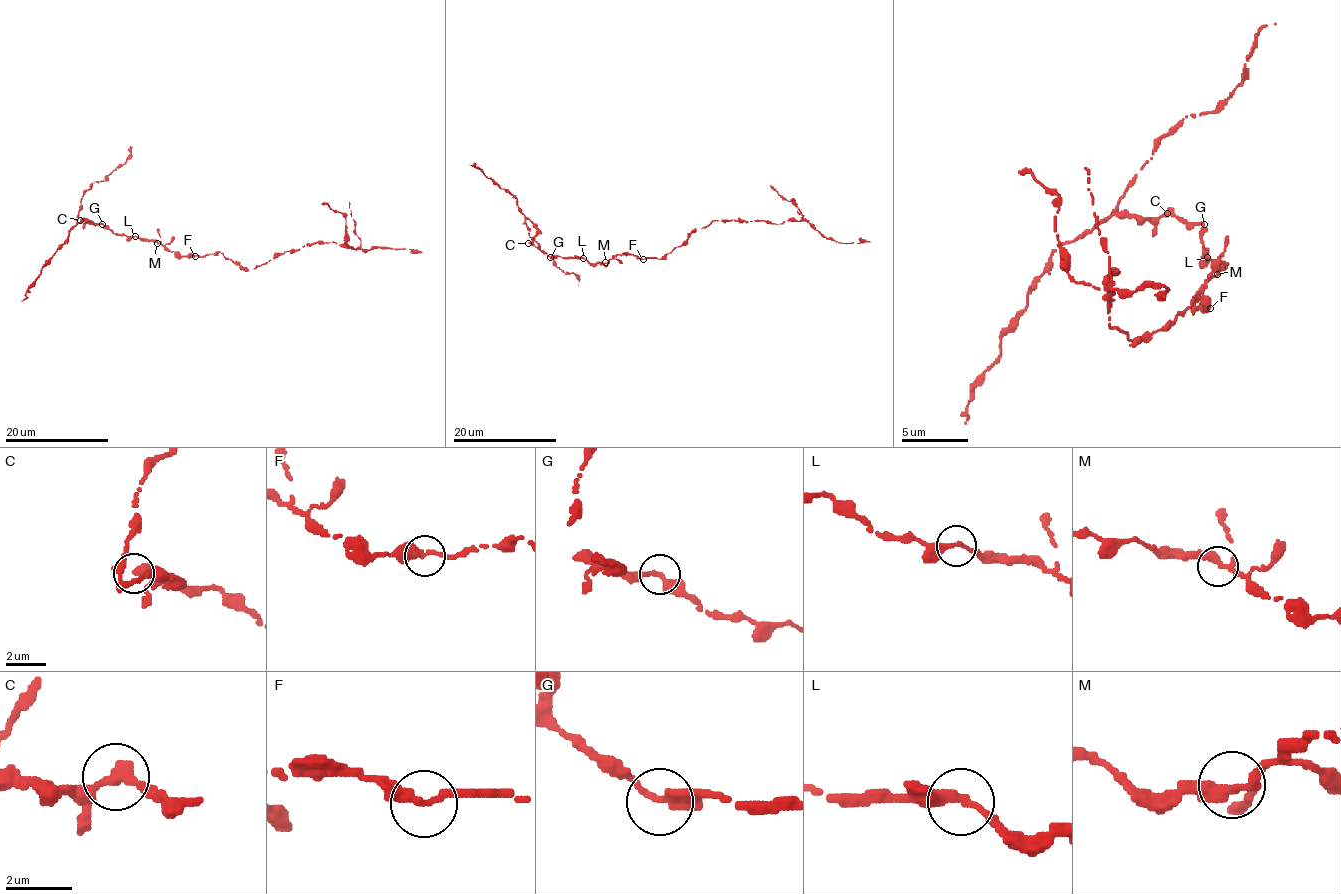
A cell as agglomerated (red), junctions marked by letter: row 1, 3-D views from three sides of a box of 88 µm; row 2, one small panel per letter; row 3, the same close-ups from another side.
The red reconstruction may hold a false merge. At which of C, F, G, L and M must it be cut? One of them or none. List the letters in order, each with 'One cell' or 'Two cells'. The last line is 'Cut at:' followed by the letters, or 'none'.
C: One cell
F: Two cells
G: One cell
L: One cell
M: One cell
Cut at: F

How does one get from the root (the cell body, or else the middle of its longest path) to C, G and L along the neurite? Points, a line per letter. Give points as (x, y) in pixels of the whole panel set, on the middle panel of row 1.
C: (636, 256), (622, 253), (603, 263), (589, 263), (584, 258), (550, 257), (528, 243)
G: (636, 256), (622, 253), (603, 263), (589, 263), (584, 258), (550, 257)
L: (636, 256), (622, 253), (603, 263), (589, 263), (583, 258)

